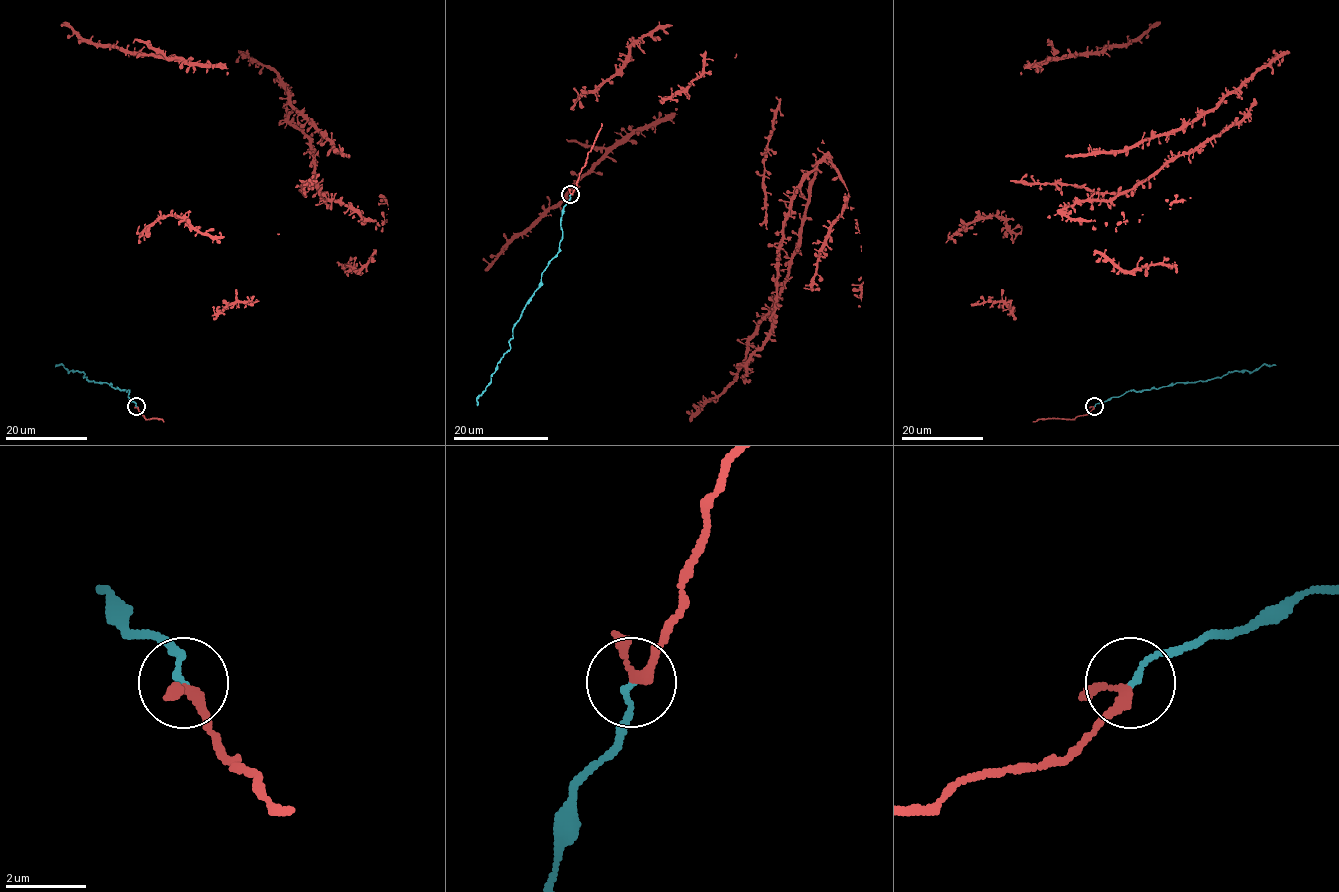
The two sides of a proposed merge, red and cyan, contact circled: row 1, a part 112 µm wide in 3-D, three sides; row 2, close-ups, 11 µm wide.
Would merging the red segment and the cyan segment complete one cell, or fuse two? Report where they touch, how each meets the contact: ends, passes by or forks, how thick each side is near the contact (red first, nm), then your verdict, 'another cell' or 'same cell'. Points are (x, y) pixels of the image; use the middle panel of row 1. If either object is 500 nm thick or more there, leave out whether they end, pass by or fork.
at (570, 194); red passes by; cyan ends there; 200 nm thick on the red side, 130 nm on the other; same cell

